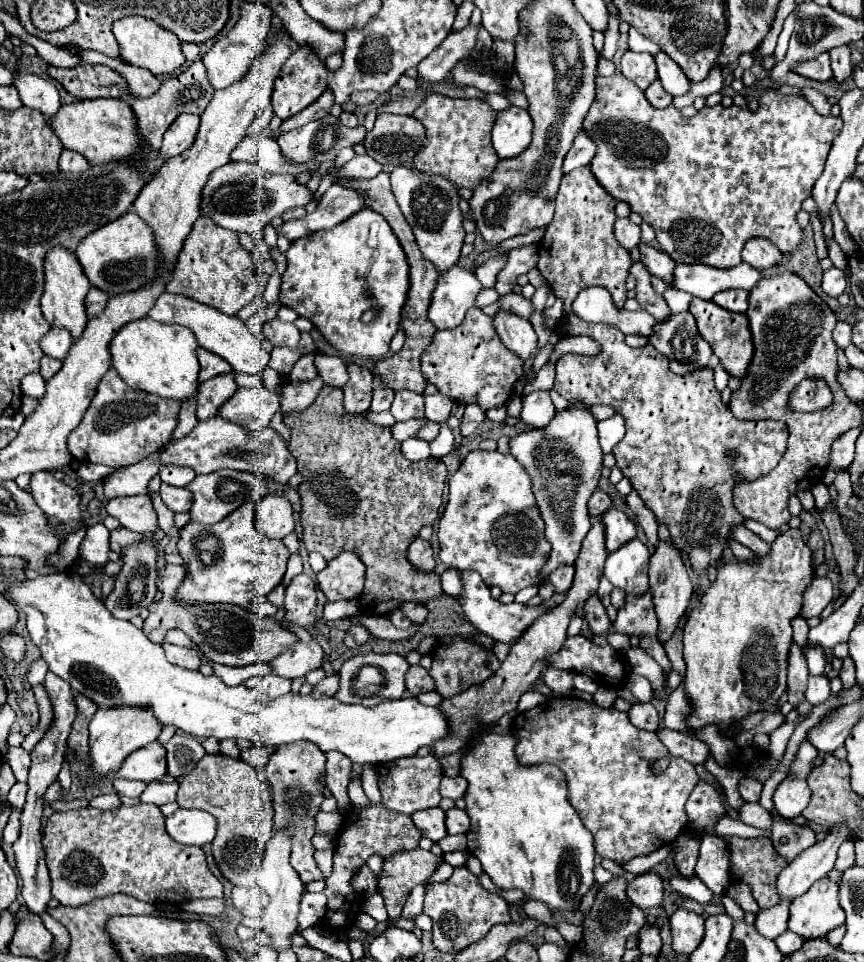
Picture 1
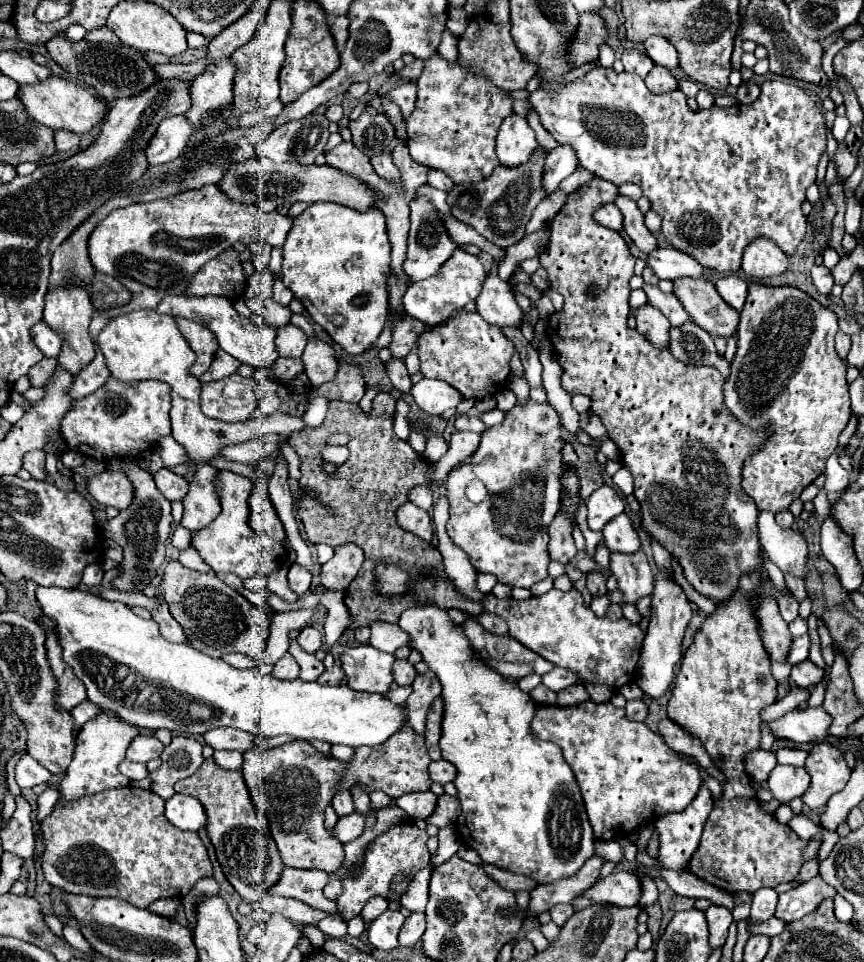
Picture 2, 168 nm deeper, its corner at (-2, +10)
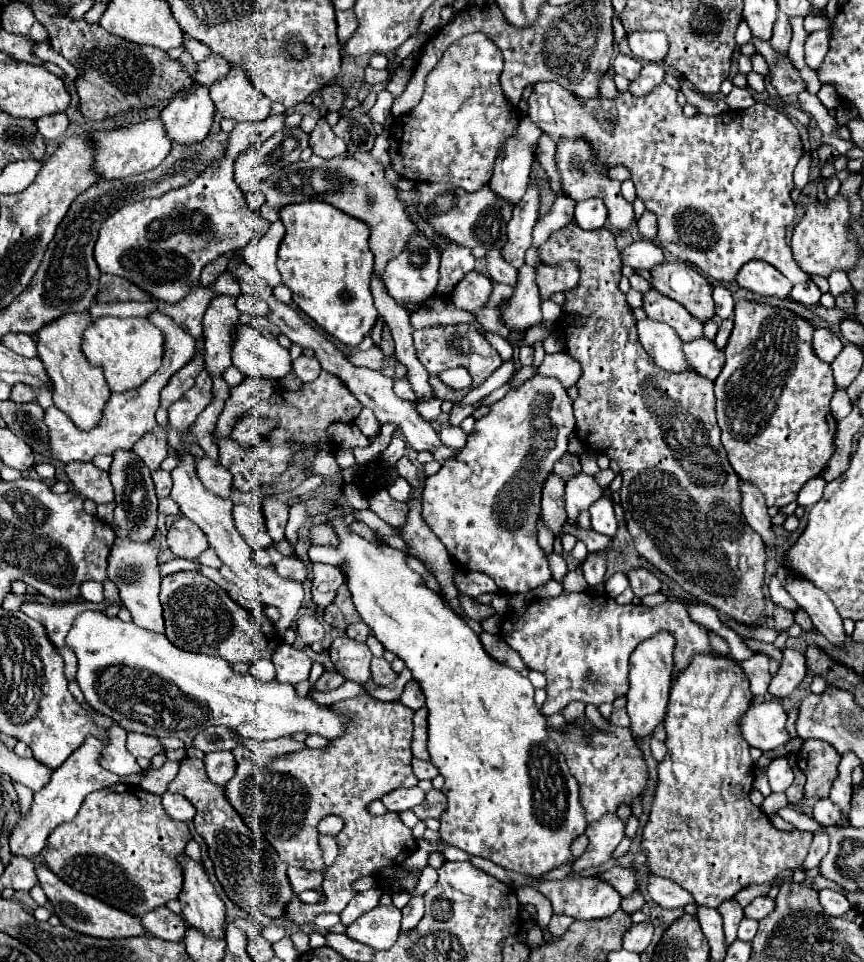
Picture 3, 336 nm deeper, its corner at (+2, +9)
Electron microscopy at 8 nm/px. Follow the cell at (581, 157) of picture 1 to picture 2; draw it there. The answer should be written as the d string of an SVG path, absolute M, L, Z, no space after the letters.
M556 146L548 156L544 164L544 188L550 192L556 190L556 186L570 176L578 168L576 154L572 146Z

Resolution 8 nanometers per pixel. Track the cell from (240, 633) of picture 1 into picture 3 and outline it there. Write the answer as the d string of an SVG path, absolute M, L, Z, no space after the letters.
M180 571L162 579L160 603L164 609L166 637L176 647L190 653L216 655L234 663L254 663L262 657L270 659L282 639L268 625L262 631L262 623L244 607L234 603L228 593L200 571Z

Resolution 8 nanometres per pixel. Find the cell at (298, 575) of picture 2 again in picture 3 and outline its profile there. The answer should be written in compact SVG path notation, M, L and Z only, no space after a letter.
M284 557L282 561L278 561L276 565L276 573L284 579L292 579L292 581L298 581L298 583L304 583L306 581L306 567L304 563L298 559L298 557Z

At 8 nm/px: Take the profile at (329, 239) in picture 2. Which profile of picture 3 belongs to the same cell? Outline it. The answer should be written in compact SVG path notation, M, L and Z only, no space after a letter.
M306 201L294 203L280 209L280 221L286 227L286 235L278 249L278 271L282 283L292 289L292 301L312 317L322 329L340 339L346 345L360 345L362 339L374 327L378 311L374 307L370 295L370 275L374 267L374 255L368 247L368 225L344 215L344 211L322 203L322 201Z

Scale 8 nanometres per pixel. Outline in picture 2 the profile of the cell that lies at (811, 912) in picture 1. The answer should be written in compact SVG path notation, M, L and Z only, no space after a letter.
M818 874L816 878L800 884L798 888L792 888L778 896L776 918L784 920L784 922L800 920L806 914L812 914L816 910L816 906L820 906L820 902L824 902L828 898L832 900L834 896L836 896L836 890L832 890L832 886L824 884L824 880Z

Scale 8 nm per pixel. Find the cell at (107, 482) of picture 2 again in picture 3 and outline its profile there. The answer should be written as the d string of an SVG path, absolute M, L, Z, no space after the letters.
M80 461L68 463L66 475L82 497L92 499L94 503L112 503L114 501L114 489L110 485L108 473L98 469L96 465L80 463Z

